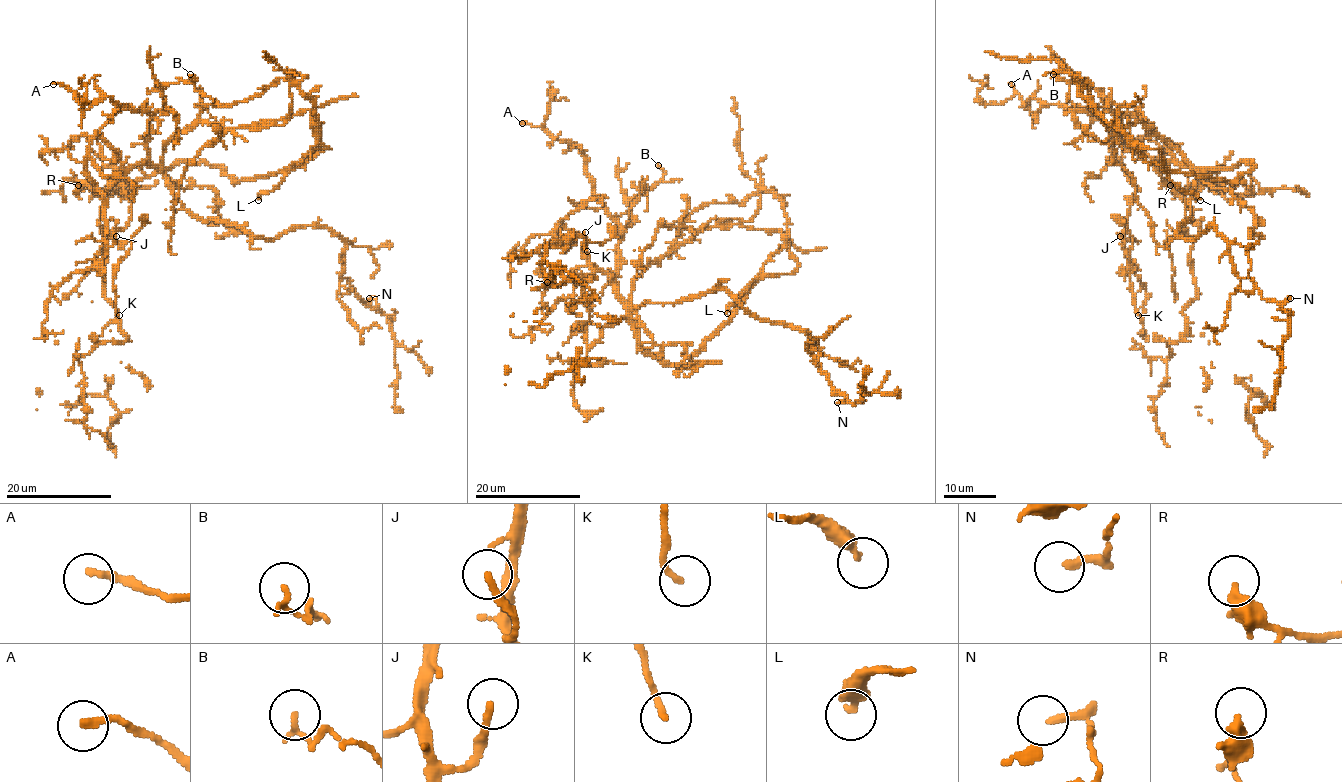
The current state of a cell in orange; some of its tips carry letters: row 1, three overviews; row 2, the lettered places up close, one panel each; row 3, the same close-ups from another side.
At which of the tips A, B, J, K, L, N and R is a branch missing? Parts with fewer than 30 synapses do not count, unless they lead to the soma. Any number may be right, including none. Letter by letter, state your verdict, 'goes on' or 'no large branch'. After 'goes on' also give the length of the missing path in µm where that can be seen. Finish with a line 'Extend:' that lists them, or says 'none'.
A: no large branch
B: no large branch
J: no large branch
K: no large branch
L: no large branch
N: no large branch
R: no large branch
Extend: none

